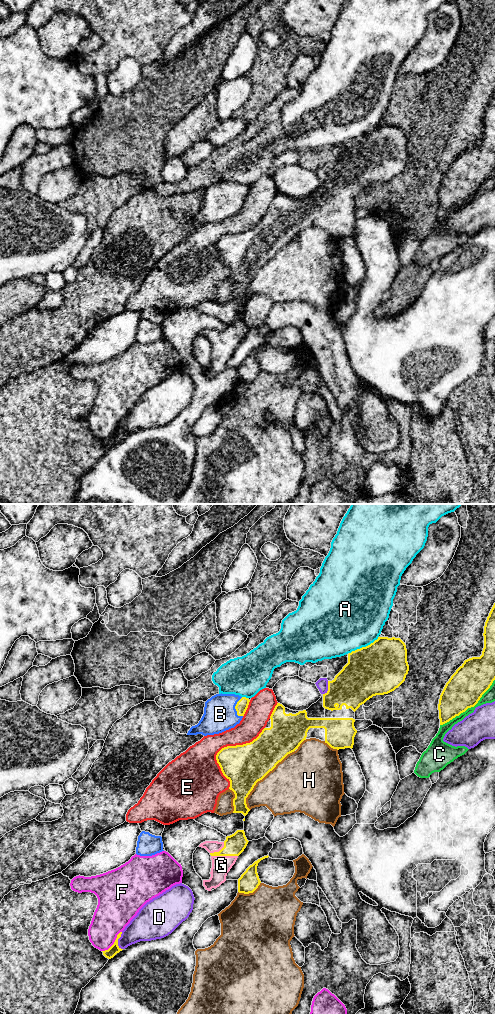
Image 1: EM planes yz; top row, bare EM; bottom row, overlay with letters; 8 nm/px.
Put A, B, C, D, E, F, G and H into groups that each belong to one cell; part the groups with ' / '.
A / B G / C / D / E / F / H

